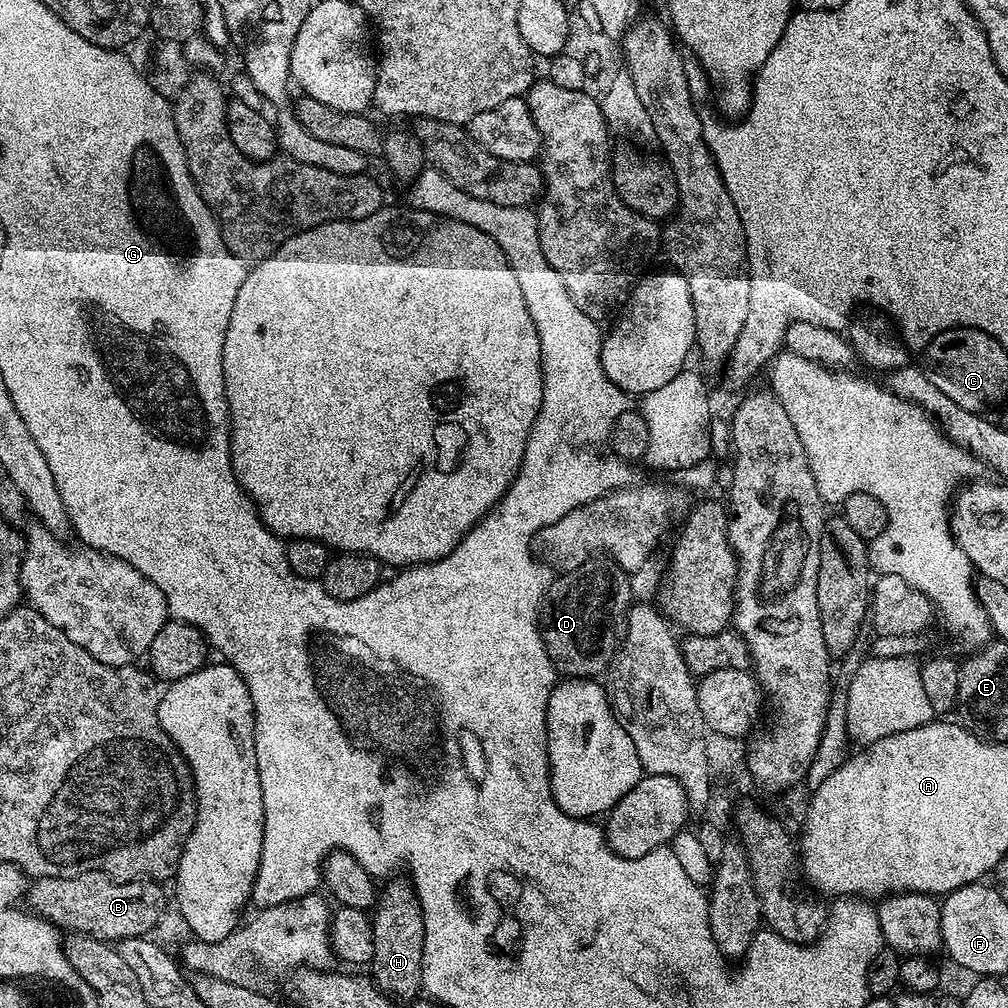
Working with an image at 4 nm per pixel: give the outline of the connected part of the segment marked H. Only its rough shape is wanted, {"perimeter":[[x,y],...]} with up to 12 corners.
{"perimeter":[[411,879],[379,889],[370,976],[407,1002],[421,991],[424,918]]}

